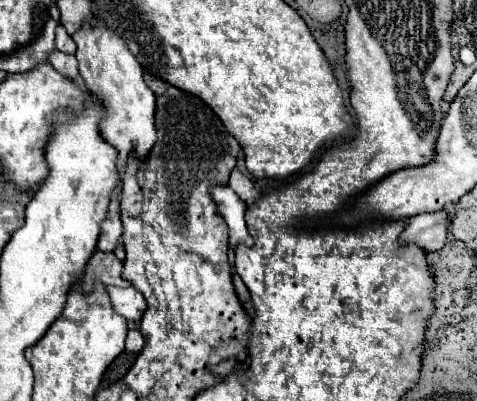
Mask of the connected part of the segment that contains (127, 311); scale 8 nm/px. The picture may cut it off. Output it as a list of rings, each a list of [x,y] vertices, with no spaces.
[[[106,287],[112,307],[116,313],[120,313],[122,317],[126,317],[128,321],[140,321],[140,317],[144,315],[146,309],[146,301],[142,297],[142,293],[134,287]]]

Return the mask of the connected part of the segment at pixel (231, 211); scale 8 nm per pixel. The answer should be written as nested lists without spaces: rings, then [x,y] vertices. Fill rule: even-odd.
[[[212,187],[212,199],[218,207],[218,215],[228,225],[230,247],[236,247],[240,243],[252,245],[252,237],[248,235],[246,221],[244,221],[246,215],[244,201],[230,187]]]

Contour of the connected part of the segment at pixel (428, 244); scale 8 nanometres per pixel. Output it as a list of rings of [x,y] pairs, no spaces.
[[[434,211],[426,215],[416,215],[408,219],[404,231],[400,233],[400,245],[416,245],[426,253],[440,251],[446,243],[448,215],[444,211]]]

